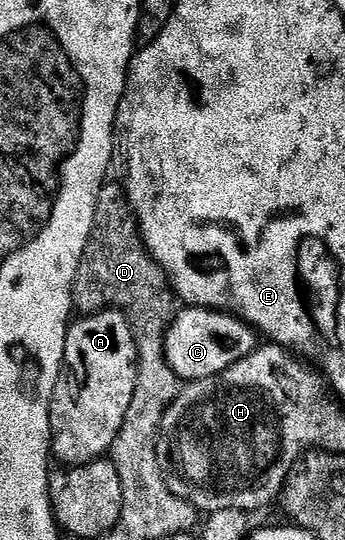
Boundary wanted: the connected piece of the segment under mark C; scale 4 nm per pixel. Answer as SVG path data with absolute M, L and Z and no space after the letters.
M187 305L175 312L175 320L167 331L165 357L171 371L177 373L180 381L196 383L199 379L213 377L237 361L249 357L249 353L253 353L260 343L255 328L243 319L225 311Z

